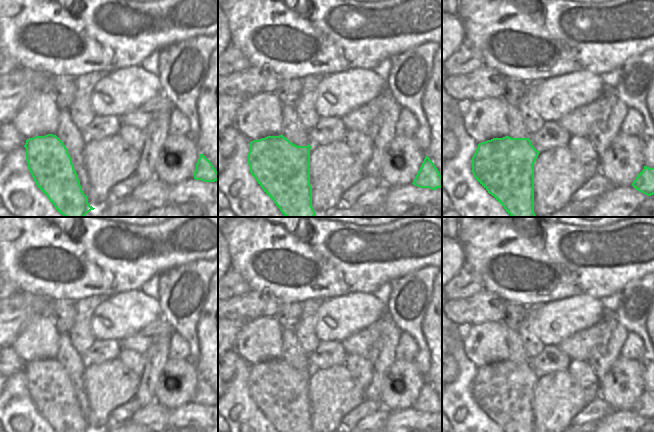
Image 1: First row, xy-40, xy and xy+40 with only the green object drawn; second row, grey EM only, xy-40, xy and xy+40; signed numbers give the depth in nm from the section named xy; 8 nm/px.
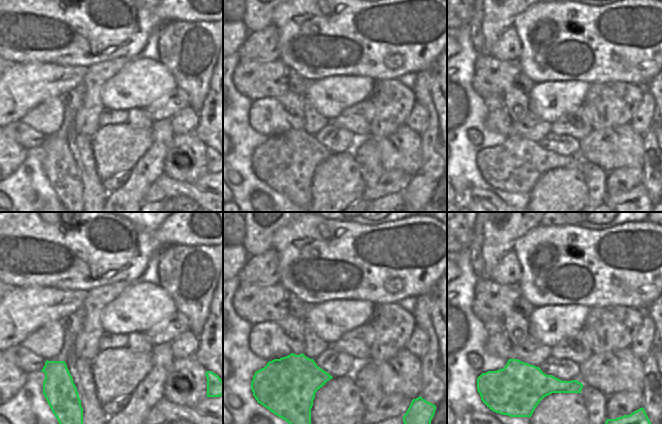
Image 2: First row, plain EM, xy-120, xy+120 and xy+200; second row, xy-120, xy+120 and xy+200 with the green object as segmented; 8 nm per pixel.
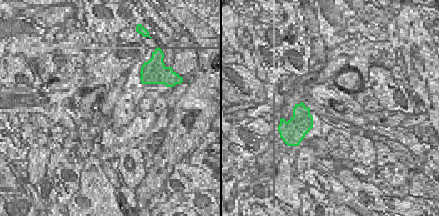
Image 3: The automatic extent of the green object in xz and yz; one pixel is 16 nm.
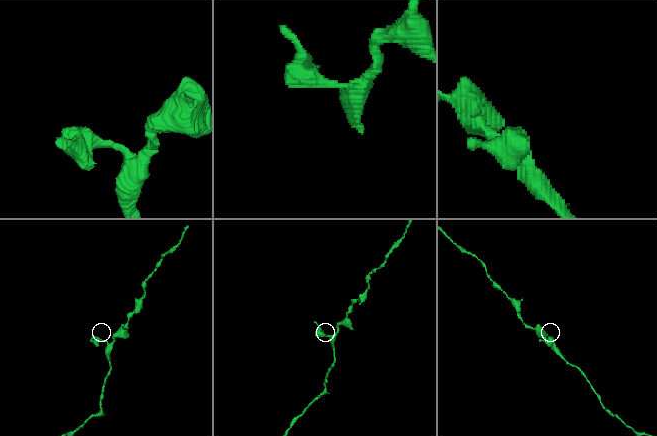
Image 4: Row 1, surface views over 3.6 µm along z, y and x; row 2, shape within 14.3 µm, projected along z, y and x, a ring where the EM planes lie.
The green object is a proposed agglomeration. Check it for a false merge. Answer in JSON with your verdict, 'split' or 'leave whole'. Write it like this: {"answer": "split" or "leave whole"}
{"answer": "split"}

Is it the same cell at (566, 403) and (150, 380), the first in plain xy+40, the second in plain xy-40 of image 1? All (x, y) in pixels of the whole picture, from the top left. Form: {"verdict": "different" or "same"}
{"verdict": "different"}

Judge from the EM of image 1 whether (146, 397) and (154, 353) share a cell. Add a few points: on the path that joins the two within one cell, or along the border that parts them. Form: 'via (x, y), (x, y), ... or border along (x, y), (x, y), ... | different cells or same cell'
via (148, 386), (154, 364) | same cell

